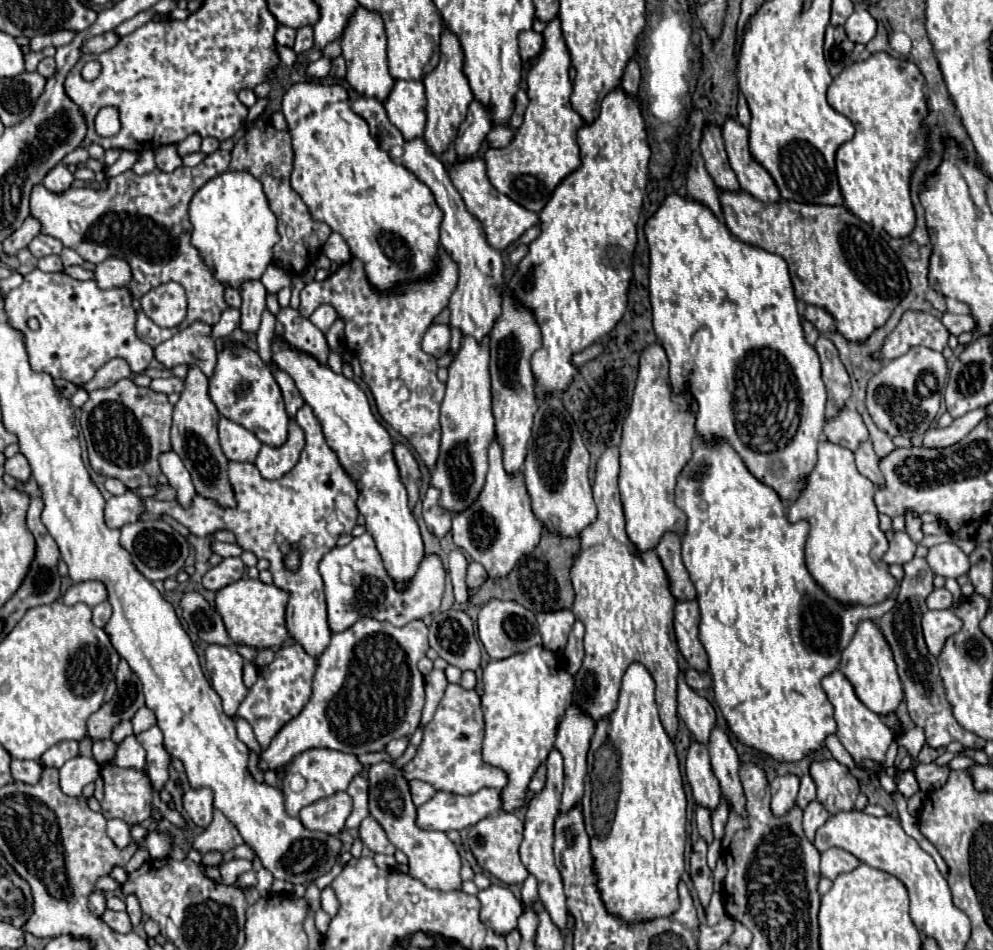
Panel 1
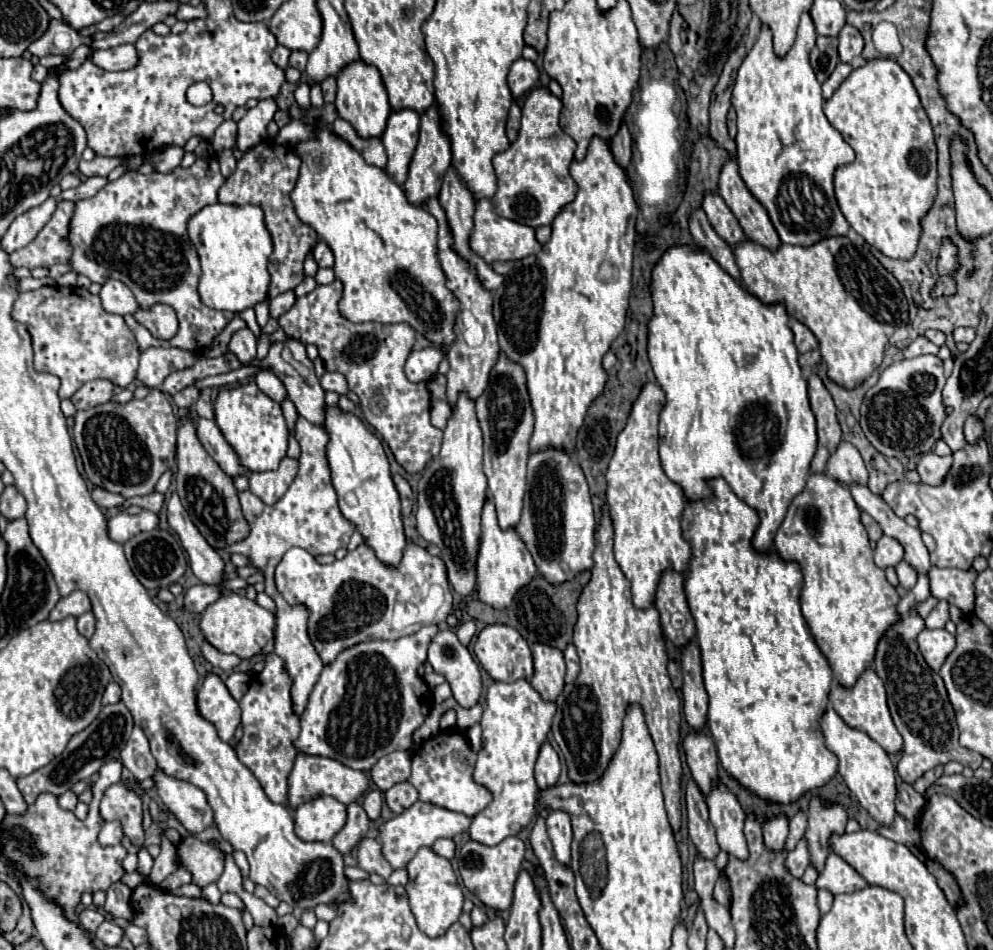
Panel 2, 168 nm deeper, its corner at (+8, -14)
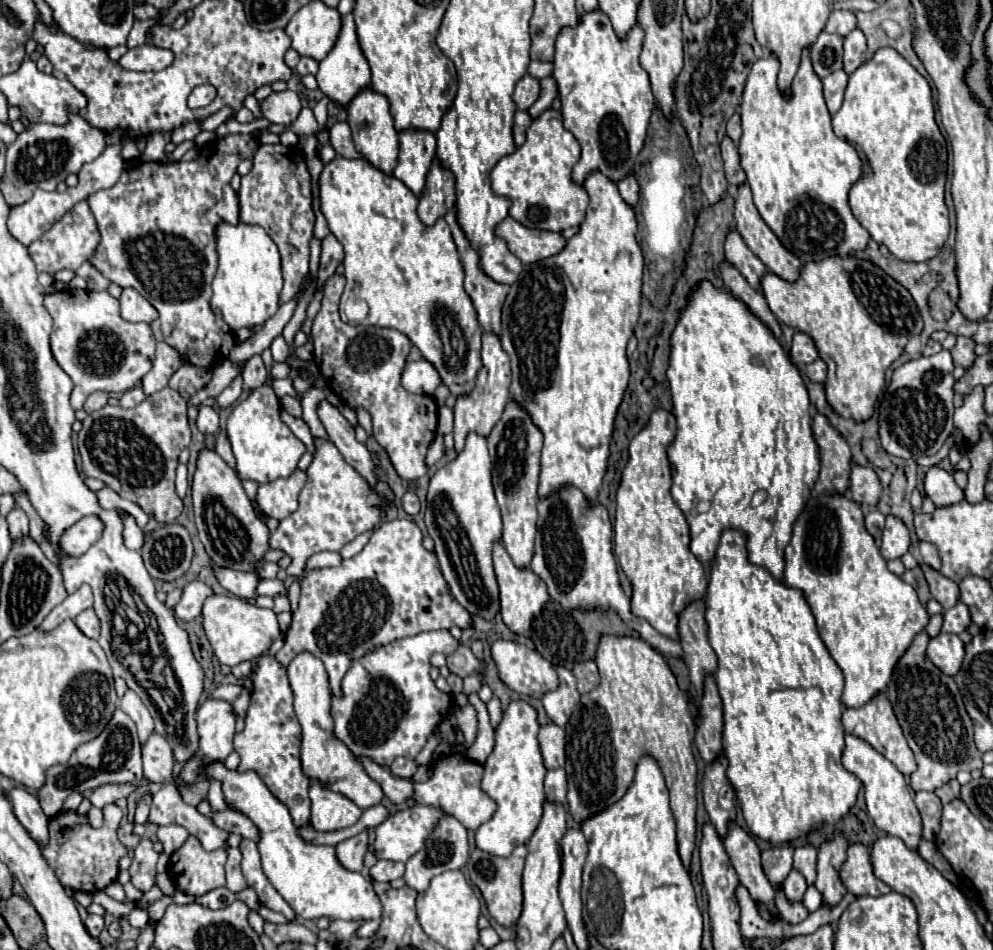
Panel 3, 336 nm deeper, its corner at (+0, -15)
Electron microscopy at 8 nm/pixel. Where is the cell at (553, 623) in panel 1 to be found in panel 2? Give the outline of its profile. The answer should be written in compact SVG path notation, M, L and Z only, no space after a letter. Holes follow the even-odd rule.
M533 644L533 664L535 676L531 686L541 694L543 700L555 702L555 698L563 692L563 678L565 678L565 660L563 652L545 644Z

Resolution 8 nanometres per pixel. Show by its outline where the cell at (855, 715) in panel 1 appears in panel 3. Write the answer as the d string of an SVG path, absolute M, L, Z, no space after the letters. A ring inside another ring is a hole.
M845 735L845 749L843 749L841 761L843 761L843 767L847 771L851 771L853 775L857 775L859 781L863 783L867 811L869 811L871 819L875 821L875 825L881 831L903 839L905 845L915 851L917 843L921 839L921 819L919 819L919 811L913 803L913 797L909 793L903 773L885 755L881 755L867 741L863 741L855 735Z

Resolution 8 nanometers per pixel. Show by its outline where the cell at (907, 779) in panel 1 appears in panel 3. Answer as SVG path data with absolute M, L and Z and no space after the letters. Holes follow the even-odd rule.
M917 791L915 793L915 805L923 819L923 837L933 841L939 831L939 817L941 817L941 801L935 793L929 791Z

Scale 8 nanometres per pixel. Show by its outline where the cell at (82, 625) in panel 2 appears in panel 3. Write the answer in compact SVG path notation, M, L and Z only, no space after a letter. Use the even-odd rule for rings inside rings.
M87 609L87 611L79 613L79 615L75 617L75 623L77 623L77 627L79 627L87 637L91 637L91 639L97 639L97 637L99 637L101 623L99 623L99 617L95 615L93 609Z

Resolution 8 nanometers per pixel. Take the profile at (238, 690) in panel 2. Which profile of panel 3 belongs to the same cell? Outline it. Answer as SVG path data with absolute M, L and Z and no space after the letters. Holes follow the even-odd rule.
M227 683L227 685L219 685L211 697L217 697L217 699L225 699L225 701L235 701L243 691L243 685L239 683Z

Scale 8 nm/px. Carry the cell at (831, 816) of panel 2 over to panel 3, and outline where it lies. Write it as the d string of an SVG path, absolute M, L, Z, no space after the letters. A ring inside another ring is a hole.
M835 831L833 837L821 843L817 851L817 881L815 887L823 893L823 901L829 905L837 905L841 897L847 893L839 879L839 867L845 861L847 839L841 831Z

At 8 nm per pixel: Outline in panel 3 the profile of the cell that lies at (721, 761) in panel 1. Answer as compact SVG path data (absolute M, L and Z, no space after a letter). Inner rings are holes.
M729 821L723 845L739 875L741 885L747 887L753 901L767 903L767 907L771 907L771 911L775 911L775 907L771 903L773 885L769 883L769 879L765 877L765 873L761 869L761 851L757 847L757 843L753 841L753 837L745 829L741 829L735 821Z

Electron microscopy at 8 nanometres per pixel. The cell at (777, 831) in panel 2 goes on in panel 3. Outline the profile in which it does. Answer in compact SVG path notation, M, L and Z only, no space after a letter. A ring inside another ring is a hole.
M775 845L761 855L763 871L773 885L781 885L793 867L793 845Z

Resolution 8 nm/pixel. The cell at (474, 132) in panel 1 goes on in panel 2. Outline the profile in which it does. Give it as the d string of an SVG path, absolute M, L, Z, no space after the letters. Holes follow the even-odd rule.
M453 168L447 170L445 178L443 178L443 188L441 188L441 194L439 194L439 204L441 208L445 210L445 216L447 216L447 224L449 224L449 230L451 230L451 236L453 236L453 250L459 254L459 258L463 258L477 274L479 282L483 282L483 288L489 290L489 292L495 292L501 284L503 284L503 276L493 272L491 266L487 262L483 262L483 258L479 258L471 248L469 248L469 236L471 236L471 230L473 230L473 212L475 212L475 200L471 196L471 192L467 190L467 186L459 180L457 172Z

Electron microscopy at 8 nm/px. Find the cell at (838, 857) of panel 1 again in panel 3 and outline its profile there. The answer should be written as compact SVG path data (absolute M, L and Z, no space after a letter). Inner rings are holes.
M851 843L847 847L847 861L841 865L841 881L853 895L883 895L891 889L873 875L869 861L869 849L863 843Z

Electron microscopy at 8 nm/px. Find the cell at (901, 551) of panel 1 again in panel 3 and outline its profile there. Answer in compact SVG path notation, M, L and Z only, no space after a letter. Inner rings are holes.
M887 517L885 529L883 529L883 543L881 543L881 555L891 561L891 559L901 559L911 547L911 537L903 521L897 517Z

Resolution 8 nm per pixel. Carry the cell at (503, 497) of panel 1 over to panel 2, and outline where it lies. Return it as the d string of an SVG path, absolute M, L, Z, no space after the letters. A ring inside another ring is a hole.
M489 498L483 508L483 538L477 558L477 598L495 610L505 610L513 602L515 594L523 586L527 586L527 582L531 582L535 574L537 574L535 562L519 534L515 530L501 530L497 526L495 506Z

